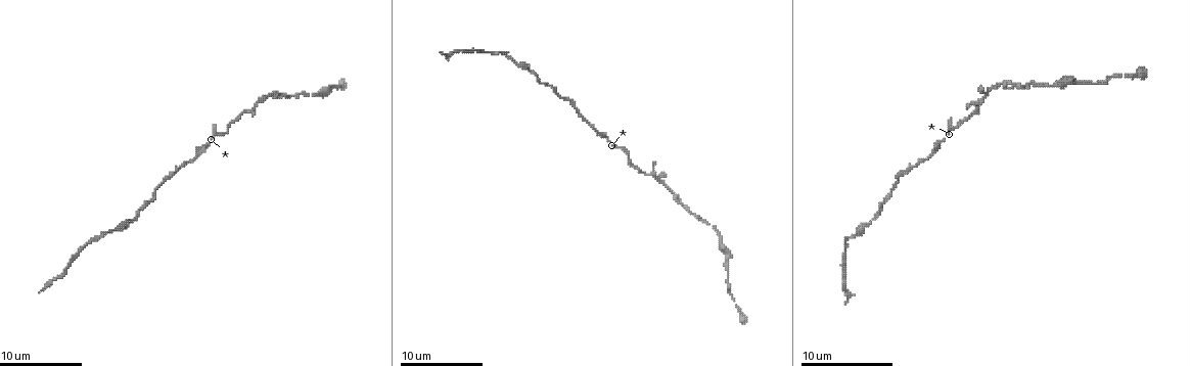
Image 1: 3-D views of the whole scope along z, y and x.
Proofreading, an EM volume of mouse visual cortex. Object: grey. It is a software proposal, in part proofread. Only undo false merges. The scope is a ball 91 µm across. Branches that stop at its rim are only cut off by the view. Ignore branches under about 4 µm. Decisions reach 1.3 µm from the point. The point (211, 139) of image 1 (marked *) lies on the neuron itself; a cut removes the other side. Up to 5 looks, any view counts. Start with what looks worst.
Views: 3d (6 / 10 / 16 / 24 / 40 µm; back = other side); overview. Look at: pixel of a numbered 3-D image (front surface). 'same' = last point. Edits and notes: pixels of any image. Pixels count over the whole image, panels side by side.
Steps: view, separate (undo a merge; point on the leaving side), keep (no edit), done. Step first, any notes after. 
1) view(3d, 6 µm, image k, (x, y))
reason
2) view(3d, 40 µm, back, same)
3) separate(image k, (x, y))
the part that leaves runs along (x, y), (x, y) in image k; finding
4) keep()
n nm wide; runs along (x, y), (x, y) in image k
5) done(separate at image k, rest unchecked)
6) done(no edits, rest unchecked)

view(3d, 16 µm, image 1, (1076, 80))
sudden change in width

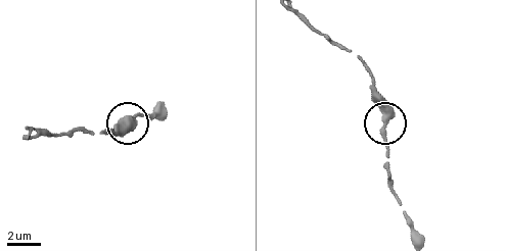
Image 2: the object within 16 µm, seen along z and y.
keep()
320 nm wide; runs along (301, 14), (352, 52), (368, 72), (387, 130), (387, 173) in image 2; one neuron here

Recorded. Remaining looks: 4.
view(3d, 10 µm, image 1, (119, 225))
sudden change in width

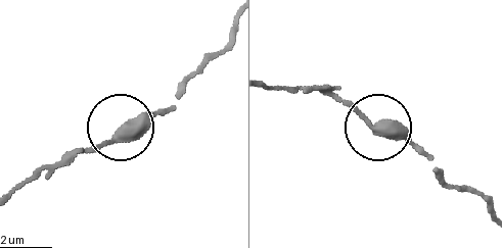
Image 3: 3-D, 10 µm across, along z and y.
view(3d, 10 µm, back, image 3, (377, 129))

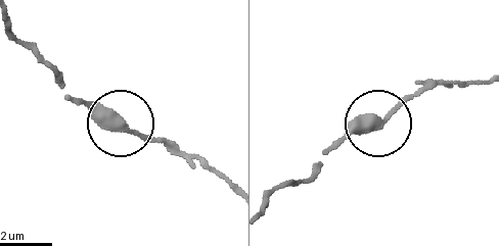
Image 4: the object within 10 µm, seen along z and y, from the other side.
keep()
runs along (268, 199), (394, 113), (424, 83) in image 4; continuous, no second neuron

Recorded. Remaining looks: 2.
view(3d, 10 µm, image 1, (845, 268))
calibre changes

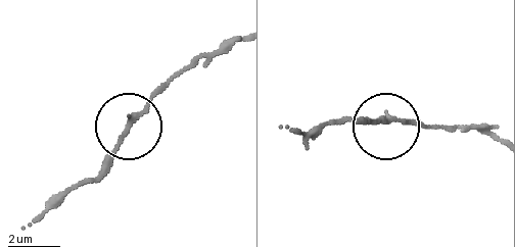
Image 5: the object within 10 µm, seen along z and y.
keep()
runs along (493, 138), (467, 125), (368, 125), (337, 118) in image 5; one neuron here

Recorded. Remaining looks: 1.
done(no edits, rest unchecked)

